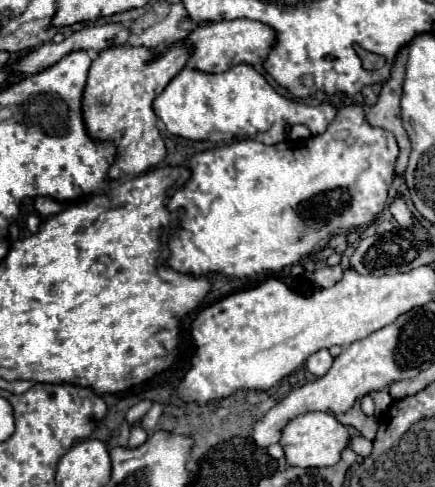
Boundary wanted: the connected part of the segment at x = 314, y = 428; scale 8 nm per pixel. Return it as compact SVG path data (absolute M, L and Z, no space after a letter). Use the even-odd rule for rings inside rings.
M306 413L292 419L284 431L280 443L290 465L294 467L332 467L340 461L340 453L350 443L350 431L330 413Z

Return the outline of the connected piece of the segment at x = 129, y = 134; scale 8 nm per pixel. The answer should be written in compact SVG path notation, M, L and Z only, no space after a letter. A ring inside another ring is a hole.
M174 43L164 51L148 51L146 47L110 47L102 51L88 71L88 83L82 97L82 115L88 135L96 141L112 141L116 145L116 159L112 163L110 179L140 175L158 165L164 155L164 141L156 126L152 103L164 91L170 79L186 65L190 57L188 43Z

